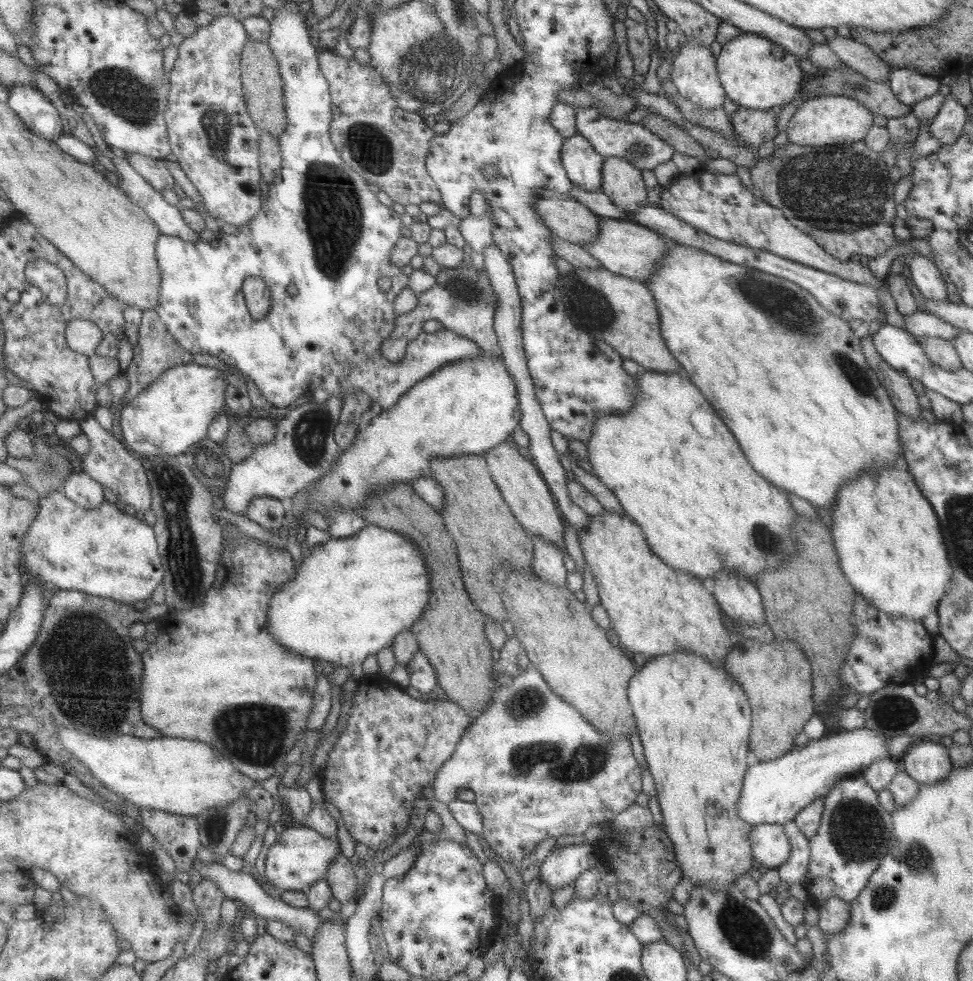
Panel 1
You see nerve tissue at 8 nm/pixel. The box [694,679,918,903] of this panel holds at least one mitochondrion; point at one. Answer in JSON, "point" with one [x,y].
{"point":[857,831]}

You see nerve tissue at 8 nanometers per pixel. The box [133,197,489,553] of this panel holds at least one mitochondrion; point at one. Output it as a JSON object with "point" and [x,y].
{"point":[311,431]}

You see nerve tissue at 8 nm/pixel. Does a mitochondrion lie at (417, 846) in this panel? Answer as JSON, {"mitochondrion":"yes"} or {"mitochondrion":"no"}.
{"mitochondrion":"no"}

